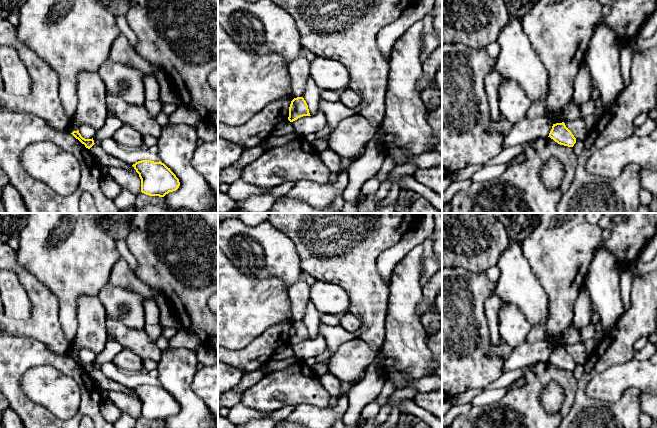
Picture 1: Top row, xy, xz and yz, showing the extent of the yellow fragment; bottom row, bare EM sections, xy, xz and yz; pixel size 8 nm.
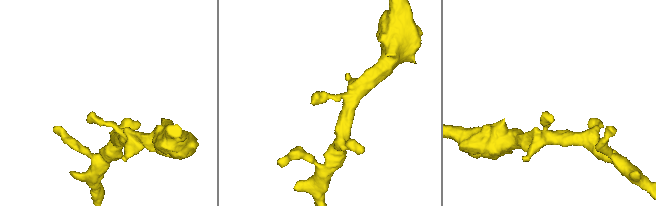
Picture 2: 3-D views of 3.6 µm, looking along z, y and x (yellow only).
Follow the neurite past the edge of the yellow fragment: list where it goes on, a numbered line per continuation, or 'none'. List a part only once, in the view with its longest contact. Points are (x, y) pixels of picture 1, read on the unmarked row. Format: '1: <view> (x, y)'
none

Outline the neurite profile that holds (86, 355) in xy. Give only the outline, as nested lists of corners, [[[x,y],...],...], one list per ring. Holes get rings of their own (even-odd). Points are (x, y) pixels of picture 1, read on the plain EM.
[[[81,348],[79,357],[85,363],[92,363],[96,359],[96,354],[87,348]]]

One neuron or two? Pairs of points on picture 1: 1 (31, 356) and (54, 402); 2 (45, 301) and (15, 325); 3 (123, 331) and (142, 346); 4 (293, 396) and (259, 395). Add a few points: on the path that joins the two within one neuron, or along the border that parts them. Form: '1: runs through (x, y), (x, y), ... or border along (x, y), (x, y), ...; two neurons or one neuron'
1: border along (59, 369), (33, 366), (20, 383); two neurons
2: runs through (43, 310), (28, 325), (24, 325); one neuron
3: runs through (128, 336), (137, 341); one neuron
4: runs through (285, 390), (275, 390), (267, 395); one neuron

